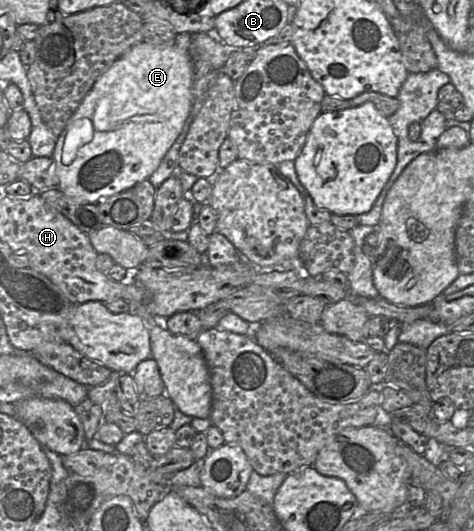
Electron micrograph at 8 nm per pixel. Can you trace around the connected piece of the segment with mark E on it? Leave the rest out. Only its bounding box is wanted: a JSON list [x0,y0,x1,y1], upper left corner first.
[52,41,194,204]

